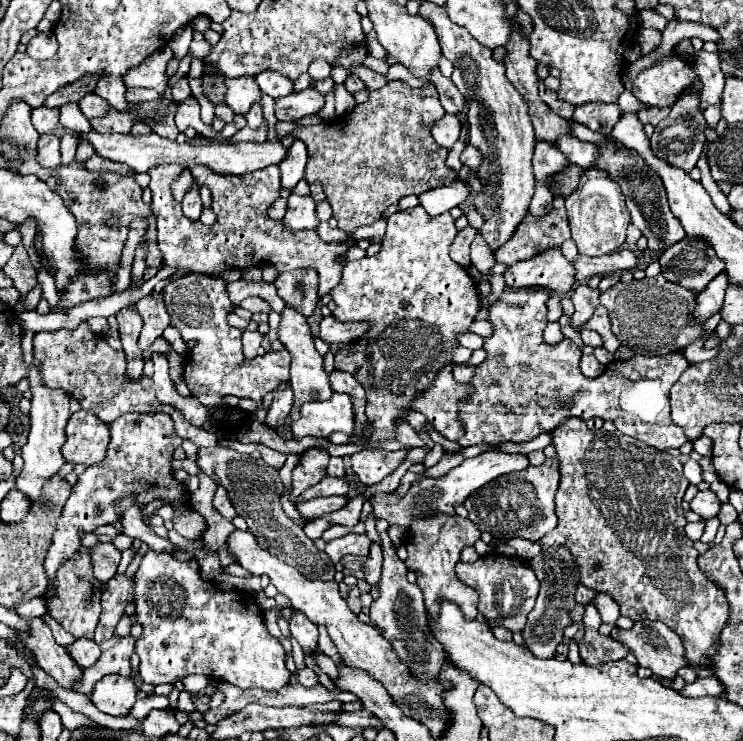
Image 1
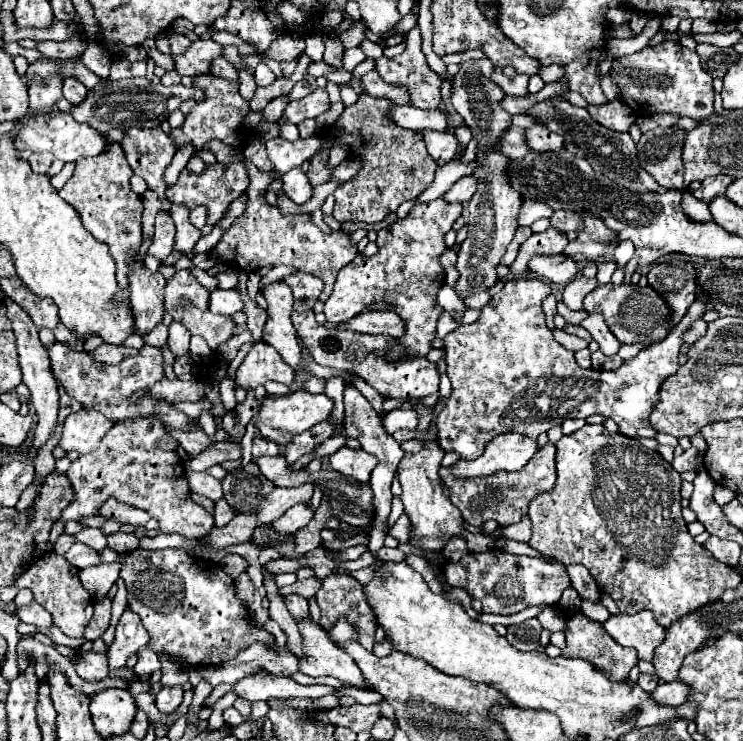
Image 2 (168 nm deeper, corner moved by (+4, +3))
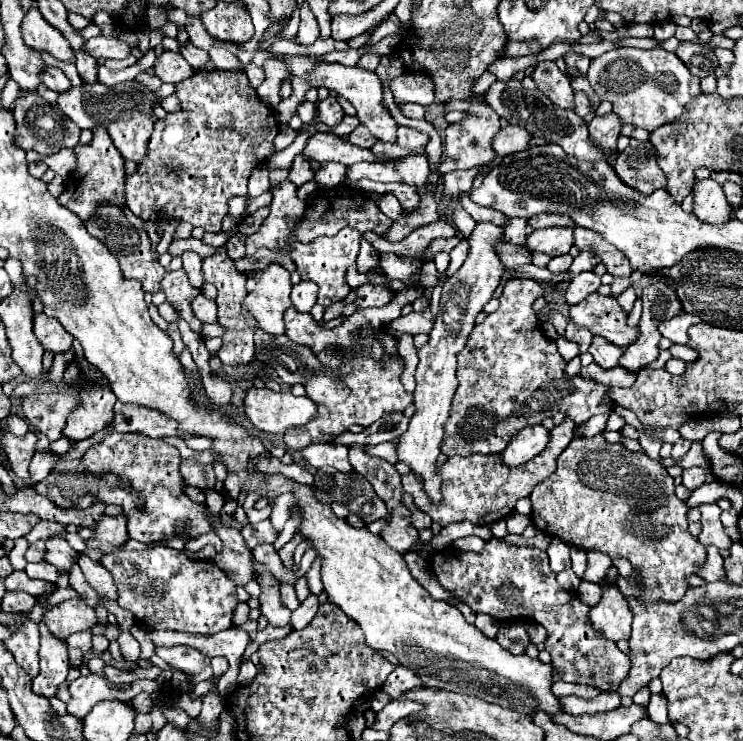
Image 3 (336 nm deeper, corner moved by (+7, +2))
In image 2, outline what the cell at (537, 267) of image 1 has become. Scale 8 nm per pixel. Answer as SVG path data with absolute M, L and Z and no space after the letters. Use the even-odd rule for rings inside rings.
M548 228L540 234L532 234L522 246L520 252L514 260L514 264L510 266L510 272L514 276L530 276L530 270L526 268L528 260L532 256L542 256L542 254L562 254L564 246L568 244L568 238L564 232L560 232L558 228Z

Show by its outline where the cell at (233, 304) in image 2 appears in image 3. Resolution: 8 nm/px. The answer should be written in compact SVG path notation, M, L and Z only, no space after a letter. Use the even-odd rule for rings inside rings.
M197 295L191 307L197 319L201 319L203 323L217 323L217 303L213 299L207 299L205 295Z

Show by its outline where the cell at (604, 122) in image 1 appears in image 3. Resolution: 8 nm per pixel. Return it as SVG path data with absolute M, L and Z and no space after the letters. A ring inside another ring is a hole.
M607 113L601 117L595 117L589 123L589 135L593 139L593 143L601 149L609 149L615 151L617 149L617 139L621 135L623 129L623 121L621 117L617 117L617 113Z

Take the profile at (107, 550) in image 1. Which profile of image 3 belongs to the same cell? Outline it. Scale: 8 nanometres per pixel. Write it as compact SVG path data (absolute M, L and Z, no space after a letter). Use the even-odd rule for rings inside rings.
M59 535L47 539L45 543L47 543L45 561L51 563L51 565L55 565L57 569L69 571L69 569L73 567L73 563L77 561L77 555L79 555L79 553L69 547L69 543L67 543L65 537L59 537Z

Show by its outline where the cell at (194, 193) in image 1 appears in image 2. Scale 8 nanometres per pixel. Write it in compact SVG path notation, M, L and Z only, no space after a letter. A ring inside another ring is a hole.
M174 204L174 206L170 208L170 216L172 216L174 224L176 224L174 250L186 254L188 258L192 258L192 256L194 256L194 246L196 246L198 238L202 236L200 230L190 224L188 210L184 210L184 206L176 206L176 204Z

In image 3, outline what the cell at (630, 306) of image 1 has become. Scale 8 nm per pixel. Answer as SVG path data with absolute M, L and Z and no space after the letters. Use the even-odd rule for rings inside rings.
M591 293L581 303L571 305L571 319L619 347L627 347L639 335L639 327L627 325L627 313L613 295Z

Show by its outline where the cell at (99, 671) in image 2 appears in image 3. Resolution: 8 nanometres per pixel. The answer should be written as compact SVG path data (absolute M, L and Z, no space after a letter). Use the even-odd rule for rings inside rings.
M89 673L89 675L81 675L77 677L71 685L69 685L69 693L71 693L71 701L67 705L67 711L79 719L83 719L91 707L103 699L117 699L117 701L129 701L131 697L139 695L141 691L145 693L153 693L159 691L161 685L157 681L151 679L143 679L143 681L135 681L131 687L127 689L111 689L107 685L107 679L97 675L97 673Z

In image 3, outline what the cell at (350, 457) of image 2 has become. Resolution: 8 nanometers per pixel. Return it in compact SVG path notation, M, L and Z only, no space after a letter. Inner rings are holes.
M313 443L313 445L305 447L301 453L303 453L305 461L315 469L331 465L341 473L351 473L353 471L353 467L349 463L349 447L345 447L345 445Z

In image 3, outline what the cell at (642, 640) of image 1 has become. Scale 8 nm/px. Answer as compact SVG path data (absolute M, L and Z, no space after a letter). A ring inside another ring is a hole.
M615 585L603 587L603 597L589 613L589 619L599 635L609 641L629 641L633 611L629 611L627 599Z

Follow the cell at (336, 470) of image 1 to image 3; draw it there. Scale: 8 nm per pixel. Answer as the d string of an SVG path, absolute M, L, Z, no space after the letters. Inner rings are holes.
M296 513L291 516L280 532L278 539L273 544L276 551L279 551L286 543L288 543L297 532L298 526L301 523L301 516Z

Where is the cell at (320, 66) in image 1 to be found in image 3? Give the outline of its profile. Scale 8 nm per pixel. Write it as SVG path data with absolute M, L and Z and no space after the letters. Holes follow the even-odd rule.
M303 3L301 7L301 25L299 25L299 33L297 33L297 41L303 45L313 45L319 37L319 27L315 21L315 15L311 15L309 7Z

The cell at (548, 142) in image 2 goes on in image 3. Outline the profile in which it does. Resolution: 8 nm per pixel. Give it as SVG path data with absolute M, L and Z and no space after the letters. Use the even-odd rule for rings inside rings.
M507 125L493 139L493 149L497 151L497 155L525 151L525 149L529 149L529 139L533 139L533 135L529 135L529 131L525 131L525 127Z

